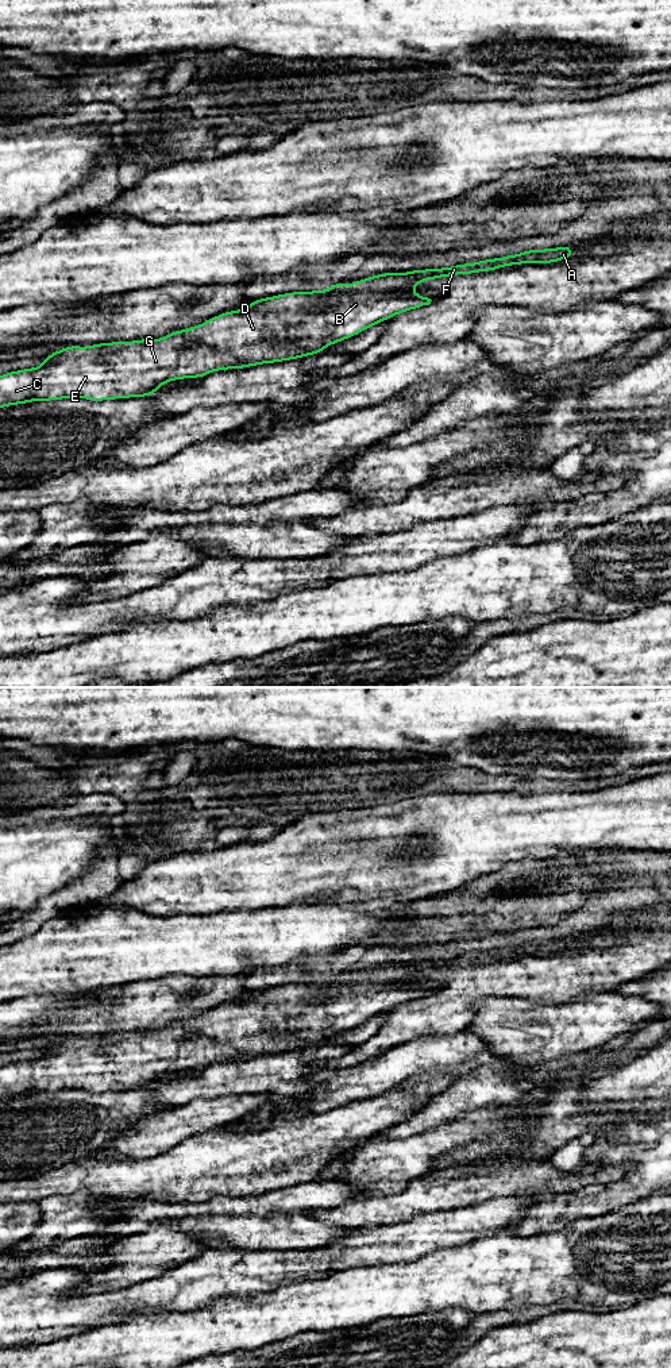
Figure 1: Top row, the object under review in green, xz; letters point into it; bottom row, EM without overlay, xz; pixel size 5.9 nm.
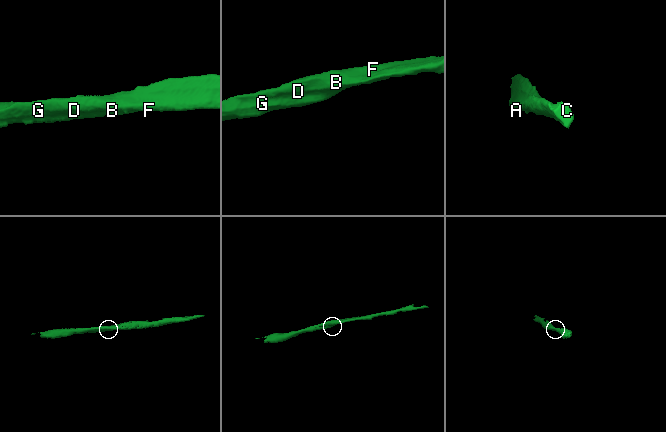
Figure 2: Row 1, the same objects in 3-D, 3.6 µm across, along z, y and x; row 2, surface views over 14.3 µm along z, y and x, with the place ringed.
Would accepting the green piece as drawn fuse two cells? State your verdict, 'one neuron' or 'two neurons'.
one neuron

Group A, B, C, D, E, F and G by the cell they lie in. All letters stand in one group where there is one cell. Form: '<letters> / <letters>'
A B C D E F G

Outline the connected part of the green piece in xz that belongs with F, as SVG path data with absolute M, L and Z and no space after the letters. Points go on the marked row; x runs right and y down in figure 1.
M562 246L556 248L525 250L520 254L477 261L474 263L460 263L448 267L412 270L406 273L382 273L360 281L354 281L348 286L344 286L340 281L333 284L329 289L320 292L290 292L265 297L262 300L252 300L244 309L220 313L200 325L173 331L161 339L111 342L86 347L68 346L63 350L57 350L45 357L43 365L39 367L9 371L0 375L0 408L32 401L55 401L70 397L86 398L90 401L149 397L158 392L163 384L174 379L203 378L212 371L244 369L263 363L275 363L316 355L323 352L325 347L352 338L371 325L385 321L398 313L429 305L432 301L431 298L409 292L412 288L427 280L493 271L501 267L522 263L556 263L562 259L572 258L574 255L575 250L572 247Z

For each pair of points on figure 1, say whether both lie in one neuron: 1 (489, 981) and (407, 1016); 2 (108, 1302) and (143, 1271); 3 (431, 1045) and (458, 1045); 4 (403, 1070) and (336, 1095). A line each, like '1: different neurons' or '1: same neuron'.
1: same neuron
2: different neurons
3: same neuron
4: same neuron

